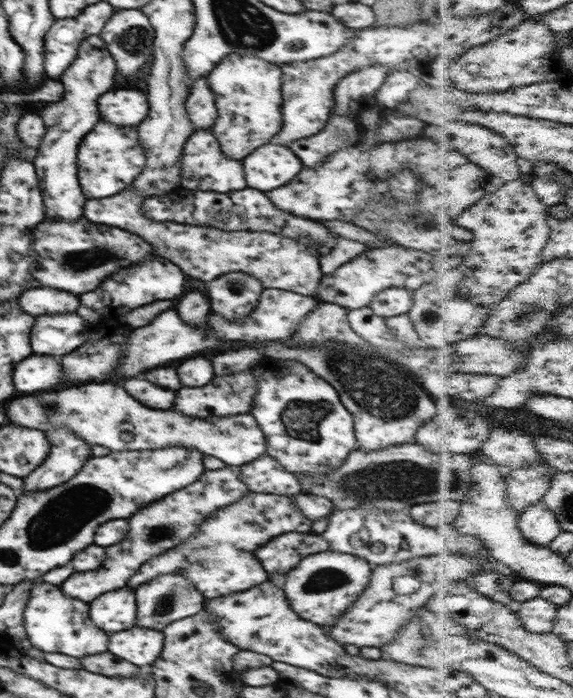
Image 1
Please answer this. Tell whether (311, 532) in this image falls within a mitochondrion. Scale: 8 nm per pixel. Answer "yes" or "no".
no

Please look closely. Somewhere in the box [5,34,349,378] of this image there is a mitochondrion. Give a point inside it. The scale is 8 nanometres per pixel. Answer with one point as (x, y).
(94, 254)

